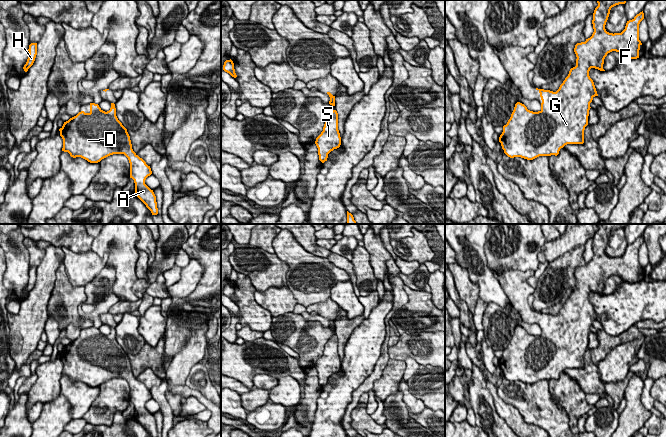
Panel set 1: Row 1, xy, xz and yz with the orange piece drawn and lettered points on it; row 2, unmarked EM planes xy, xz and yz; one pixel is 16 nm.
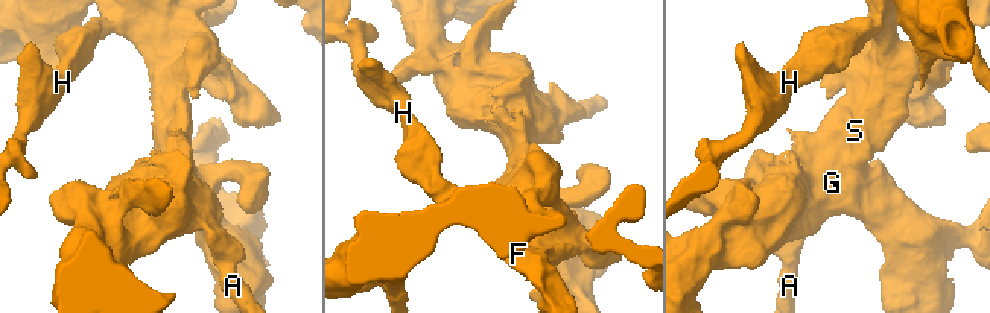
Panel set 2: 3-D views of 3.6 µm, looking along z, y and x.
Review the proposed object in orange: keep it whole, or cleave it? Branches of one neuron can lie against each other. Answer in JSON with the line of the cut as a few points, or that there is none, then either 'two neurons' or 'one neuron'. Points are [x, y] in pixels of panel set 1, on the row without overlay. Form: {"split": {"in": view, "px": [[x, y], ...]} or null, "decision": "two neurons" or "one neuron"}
{"split": null, "decision": "one neuron"}

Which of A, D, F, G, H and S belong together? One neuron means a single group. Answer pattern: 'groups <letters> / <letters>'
groups A D F G H S

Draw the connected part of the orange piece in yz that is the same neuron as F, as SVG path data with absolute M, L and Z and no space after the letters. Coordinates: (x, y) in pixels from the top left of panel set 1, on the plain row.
M596 224L598 230L593 237L592 260L585 266L577 267L574 272L576 278L576 290L571 292L568 300L556 316L538 313L542 324L541 334L533 336L517 326L507 348L503 350L503 356L499 361L504 377L510 381L521 381L533 384L539 380L557 380L561 372L567 368L583 368L584 354L588 349L590 327L598 320L593 304L589 300L591 292L603 293L604 283L612 275L619 276L629 283L639 282L639 274L642 269L639 264L639 248L644 243L643 235L632 244L627 245L625 253L621 257L609 257L605 253L612 231L625 228L627 224Z

